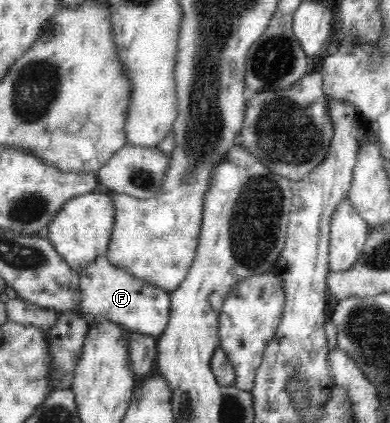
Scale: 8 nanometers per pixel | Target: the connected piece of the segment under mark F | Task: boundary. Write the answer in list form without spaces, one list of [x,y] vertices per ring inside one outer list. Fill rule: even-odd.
[[[105,254],[95,258],[93,264],[89,264],[81,274],[79,274],[79,291],[81,291],[81,312],[89,314],[93,320],[103,322],[110,320],[122,324],[128,330],[147,336],[159,336],[168,325],[170,317],[170,298],[169,291],[161,290],[158,286],[147,284],[140,278],[134,278],[126,270],[118,266],[112,266]]]

